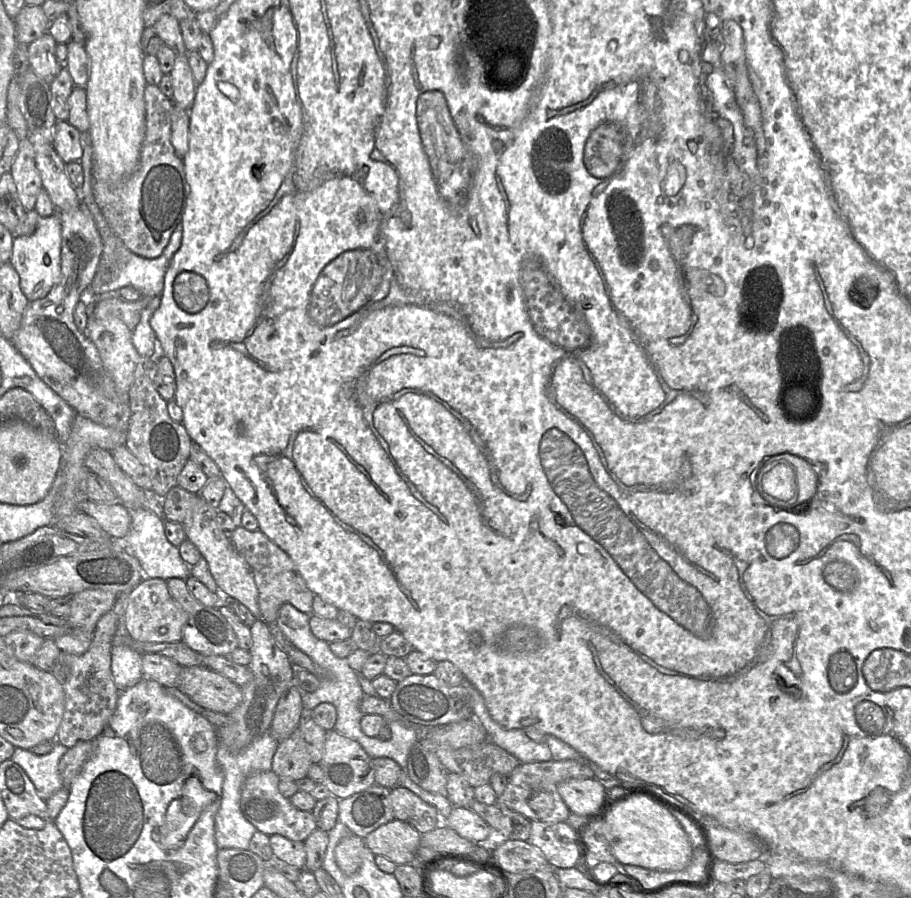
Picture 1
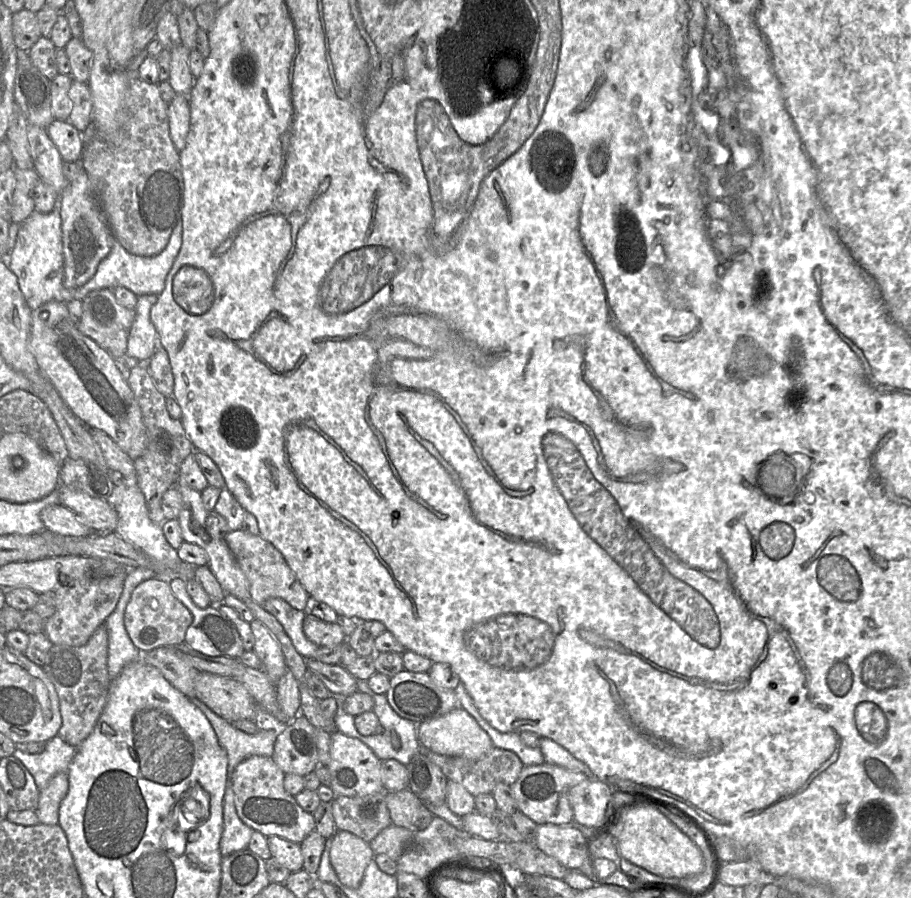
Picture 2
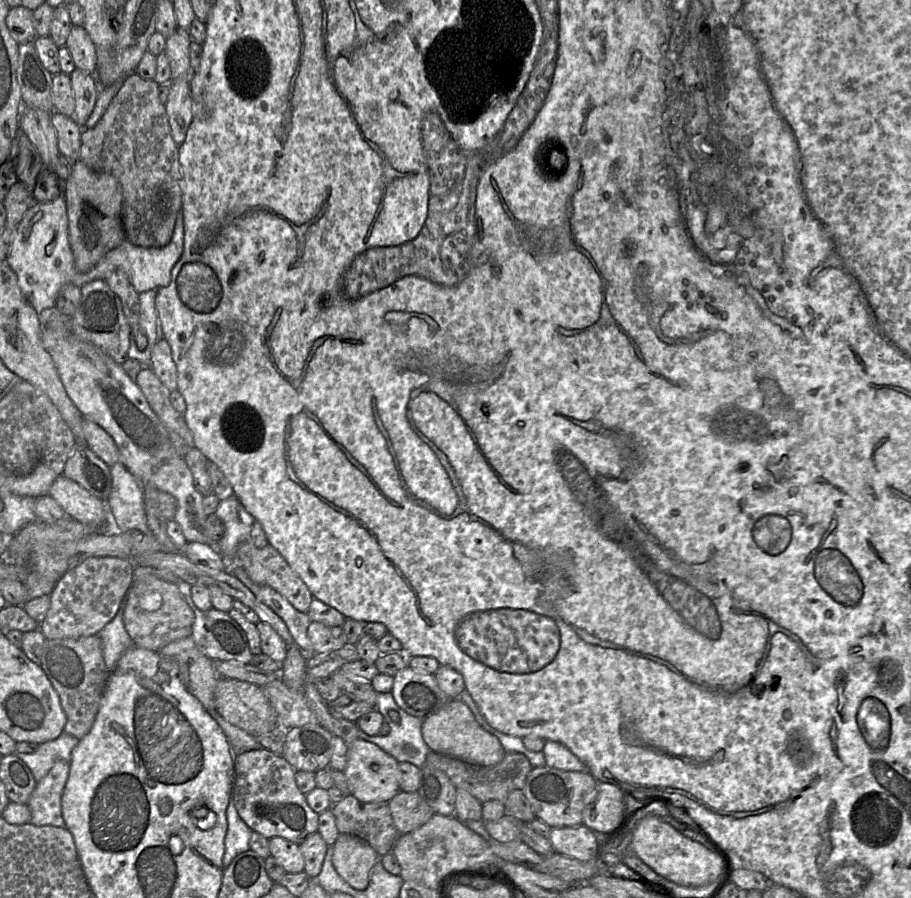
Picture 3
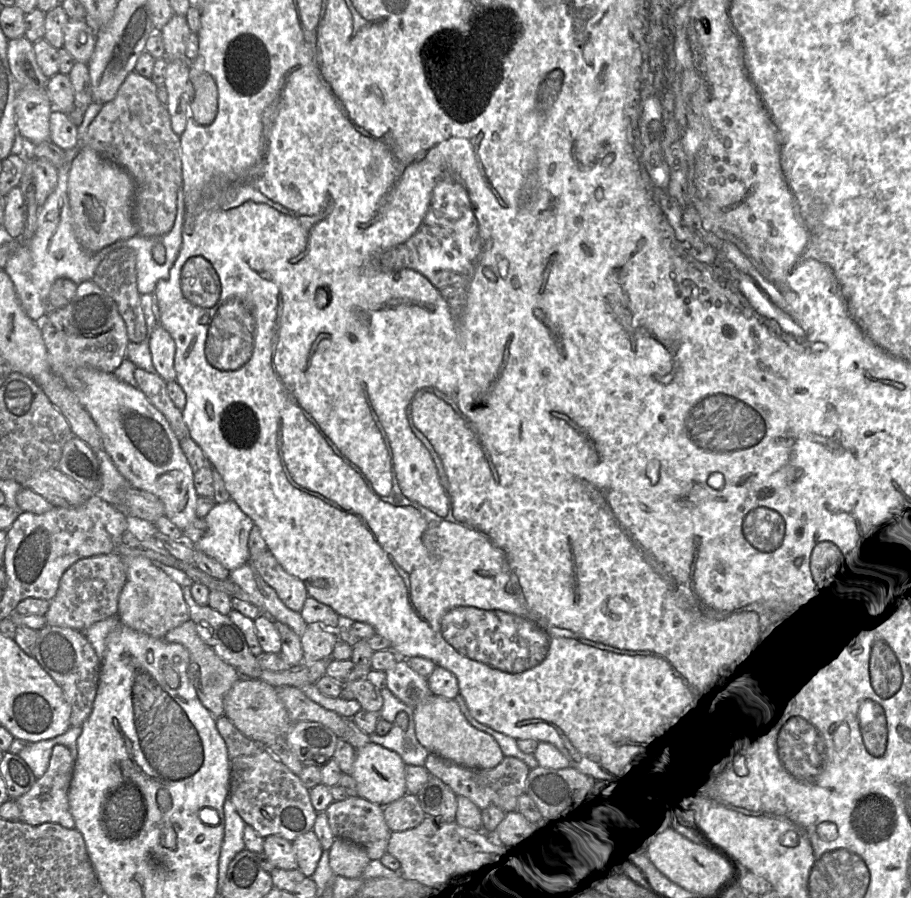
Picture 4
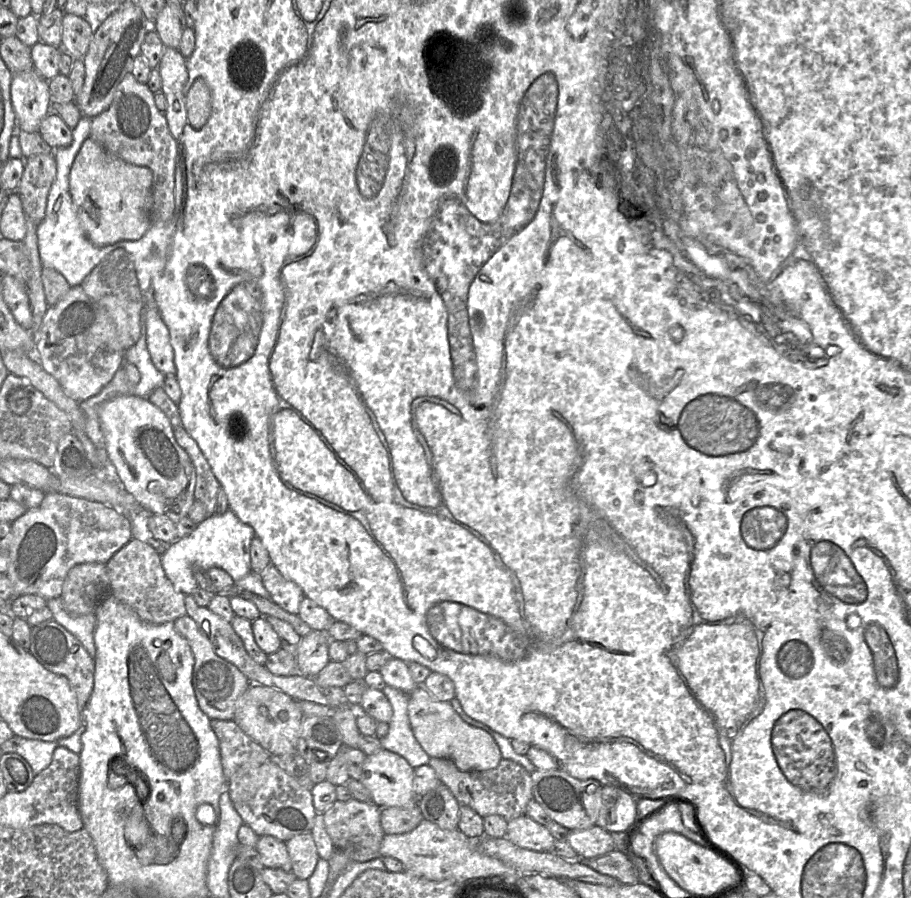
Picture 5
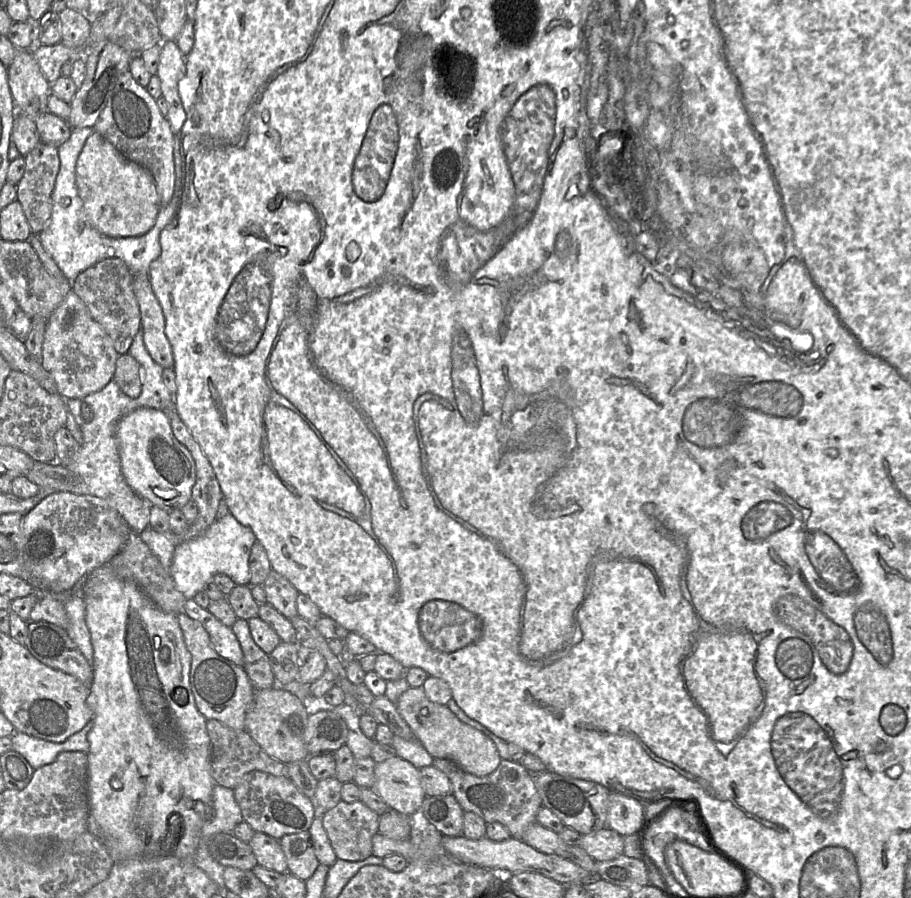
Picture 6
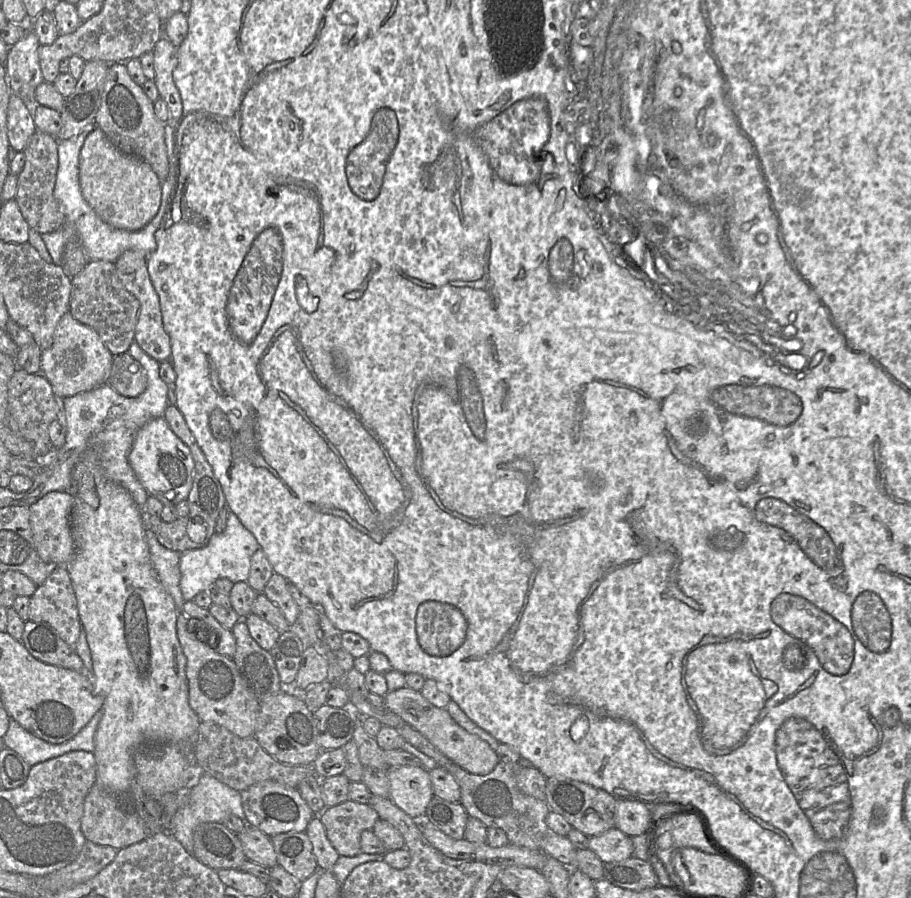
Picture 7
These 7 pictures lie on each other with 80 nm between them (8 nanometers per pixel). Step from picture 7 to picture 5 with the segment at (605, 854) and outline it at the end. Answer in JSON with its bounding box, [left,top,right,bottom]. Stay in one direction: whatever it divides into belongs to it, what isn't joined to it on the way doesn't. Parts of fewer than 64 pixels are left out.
[567,825,615,859]

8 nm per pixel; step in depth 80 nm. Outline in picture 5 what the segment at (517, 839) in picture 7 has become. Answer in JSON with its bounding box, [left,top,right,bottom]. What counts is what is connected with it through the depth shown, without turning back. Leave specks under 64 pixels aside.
[428,757,531,822]

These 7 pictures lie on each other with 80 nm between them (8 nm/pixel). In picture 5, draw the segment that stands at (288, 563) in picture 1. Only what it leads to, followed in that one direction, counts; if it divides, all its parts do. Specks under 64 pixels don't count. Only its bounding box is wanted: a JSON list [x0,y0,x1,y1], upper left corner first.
[260,562,305,615]

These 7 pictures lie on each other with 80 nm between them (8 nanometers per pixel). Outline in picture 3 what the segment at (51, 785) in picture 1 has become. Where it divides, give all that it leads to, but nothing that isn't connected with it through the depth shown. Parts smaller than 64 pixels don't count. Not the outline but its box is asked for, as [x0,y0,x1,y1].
[15,732,79,782]

